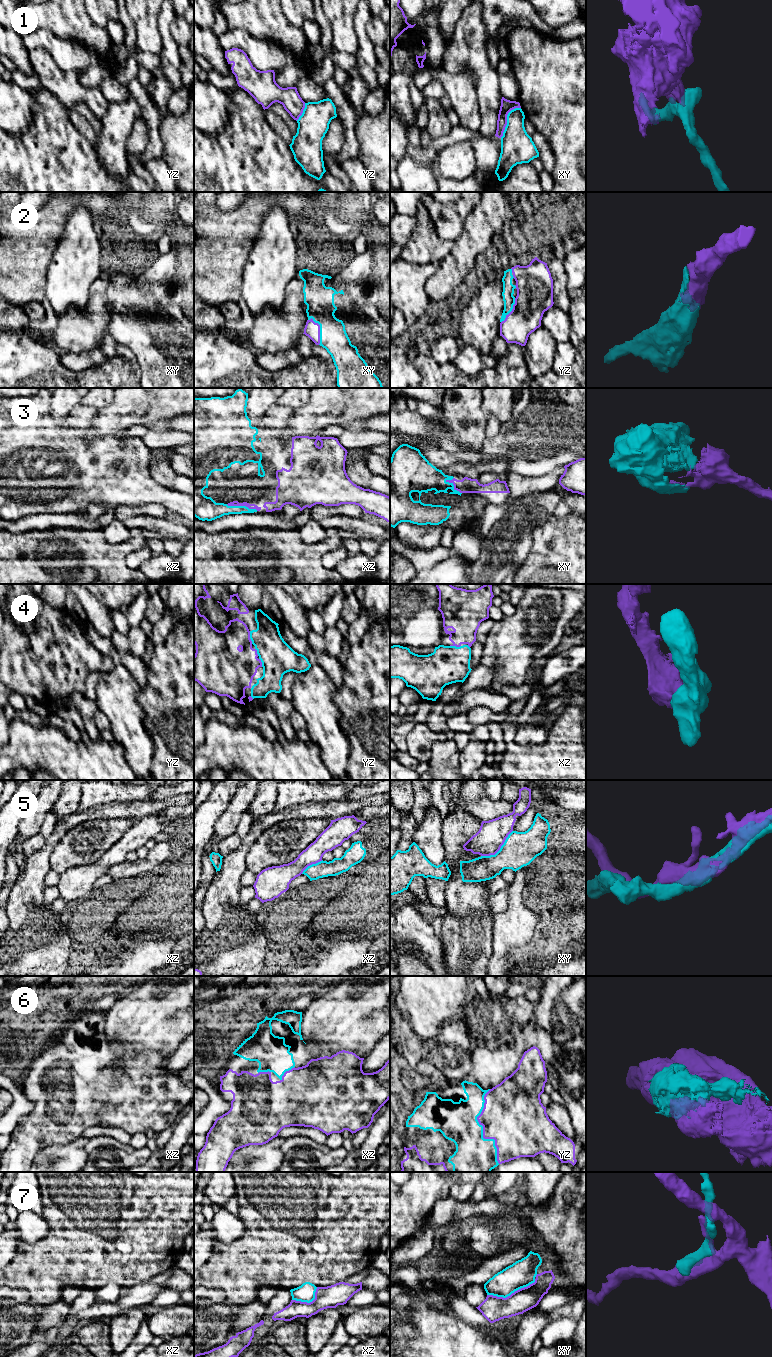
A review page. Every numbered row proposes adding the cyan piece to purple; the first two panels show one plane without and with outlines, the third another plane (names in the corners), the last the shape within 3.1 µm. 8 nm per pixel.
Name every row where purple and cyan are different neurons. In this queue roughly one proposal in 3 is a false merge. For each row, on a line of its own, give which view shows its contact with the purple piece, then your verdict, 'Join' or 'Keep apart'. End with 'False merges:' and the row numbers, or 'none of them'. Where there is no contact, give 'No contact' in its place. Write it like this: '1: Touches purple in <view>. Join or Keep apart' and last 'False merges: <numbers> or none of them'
1: Touches purple in xy. Keep apart
2: Touches purple in xy. Join
3: Touches purple in xz. Join
4: Touches purple in yz. Join
5: Touches purple in xy. Keep apart
6: Touches purple in yz. Join
7: Touches purple in xy. Keep apart
False merges: 1, 5, 7

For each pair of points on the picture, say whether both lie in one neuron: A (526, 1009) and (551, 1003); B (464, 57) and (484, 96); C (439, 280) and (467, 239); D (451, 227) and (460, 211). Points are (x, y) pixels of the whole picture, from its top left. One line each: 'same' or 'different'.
A: different
B: same
C: same
D: same

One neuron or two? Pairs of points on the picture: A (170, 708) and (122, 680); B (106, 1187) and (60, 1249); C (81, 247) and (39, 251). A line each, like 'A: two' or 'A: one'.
A: two
B: one
C: two

